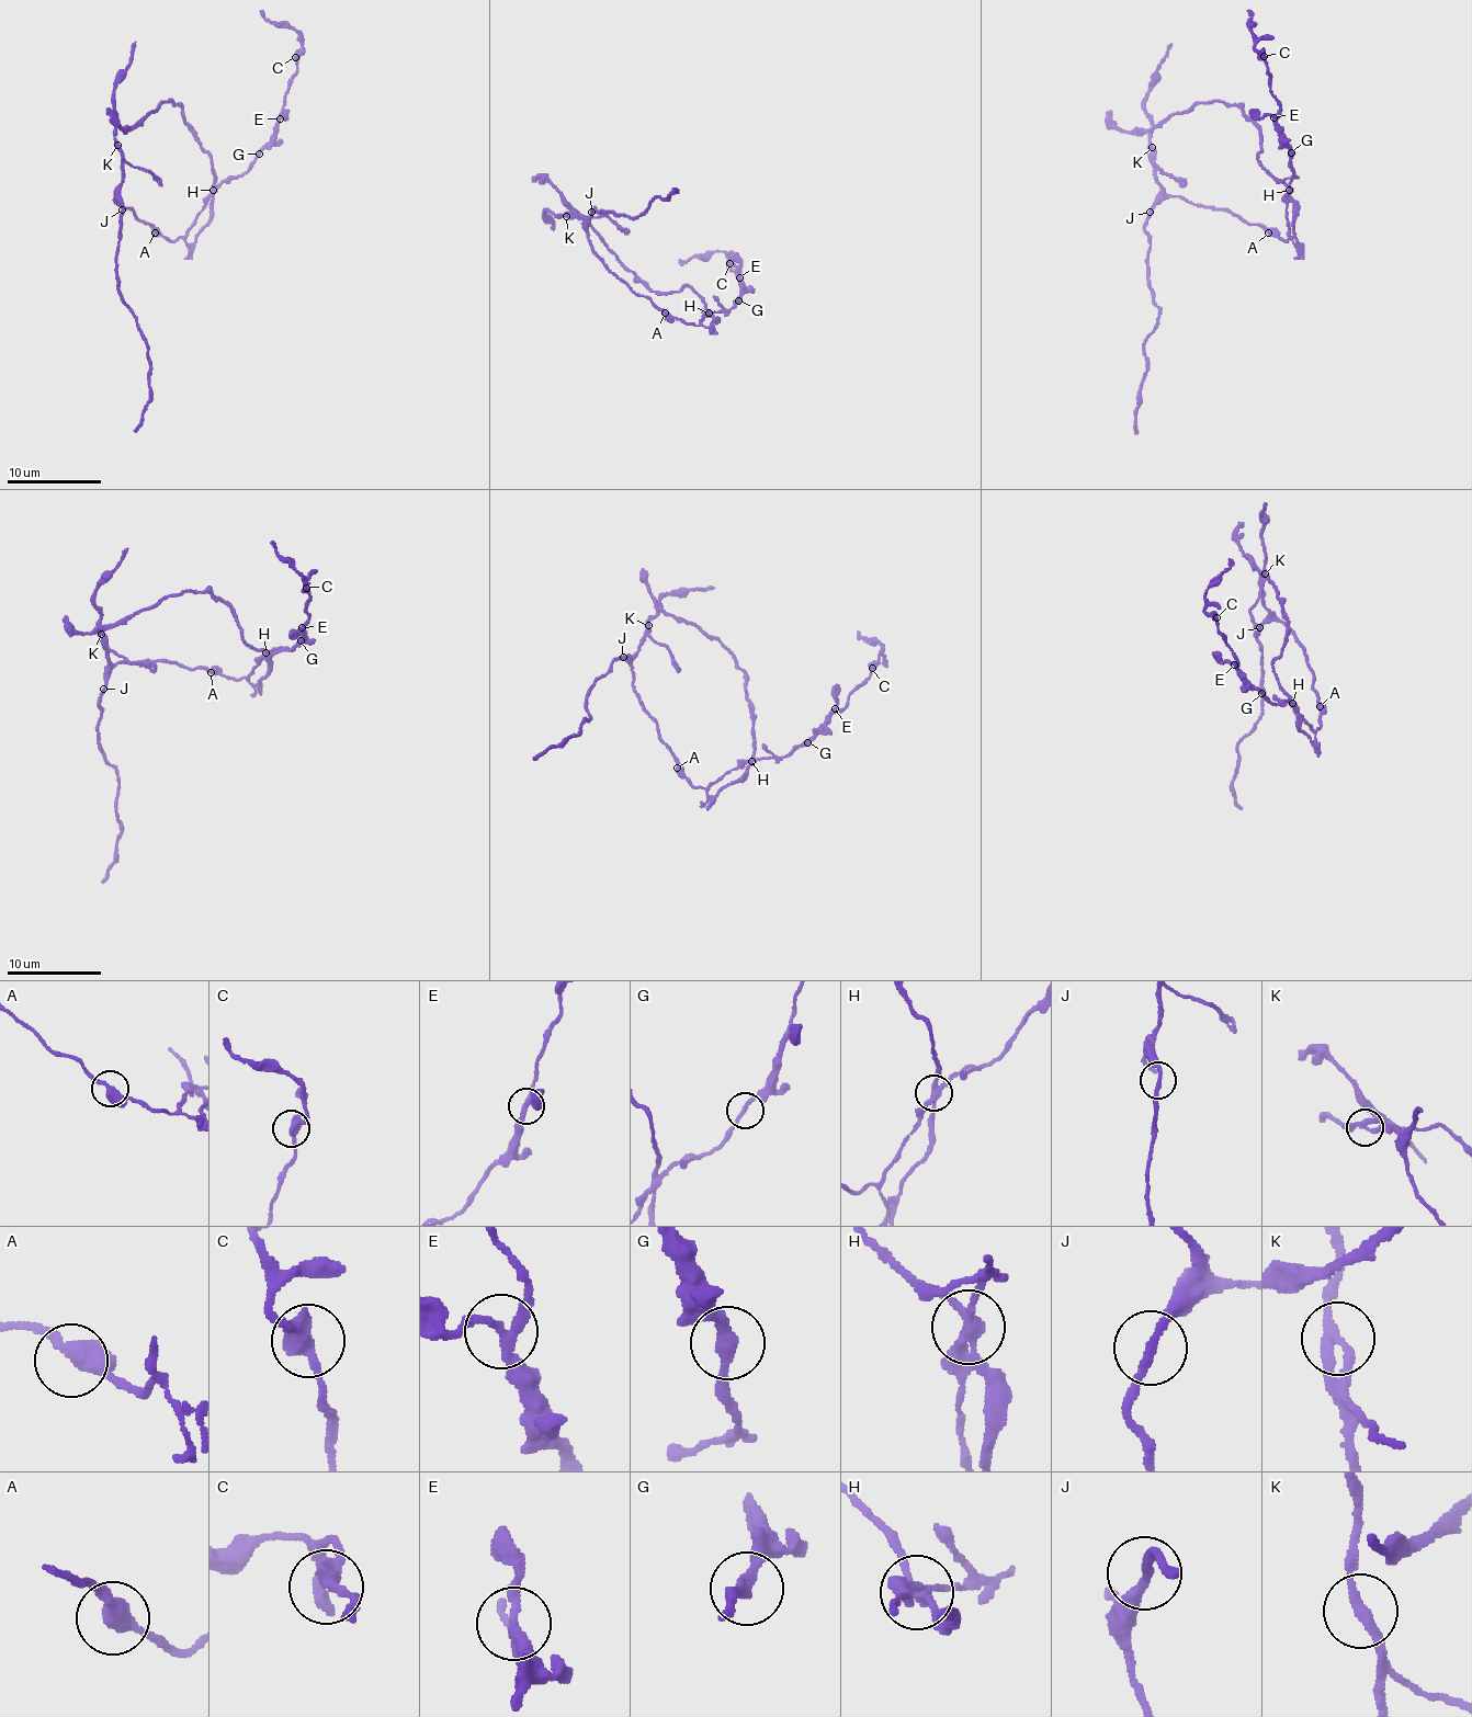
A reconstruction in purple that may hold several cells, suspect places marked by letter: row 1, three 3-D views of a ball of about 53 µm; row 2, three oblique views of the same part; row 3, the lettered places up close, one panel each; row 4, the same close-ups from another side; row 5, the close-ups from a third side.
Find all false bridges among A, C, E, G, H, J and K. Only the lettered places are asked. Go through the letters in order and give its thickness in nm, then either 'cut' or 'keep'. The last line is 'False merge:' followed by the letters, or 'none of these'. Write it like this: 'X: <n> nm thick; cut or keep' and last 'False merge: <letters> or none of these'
A: 360 nm thick; keep
C: 400 nm thick; keep
E: 240 nm thick; keep
G: 240 nm thick; keep
H: 280 nm thick; cut
J: 220 nm thick; keep
K: 280 nm thick; cut
False merge: H, K

